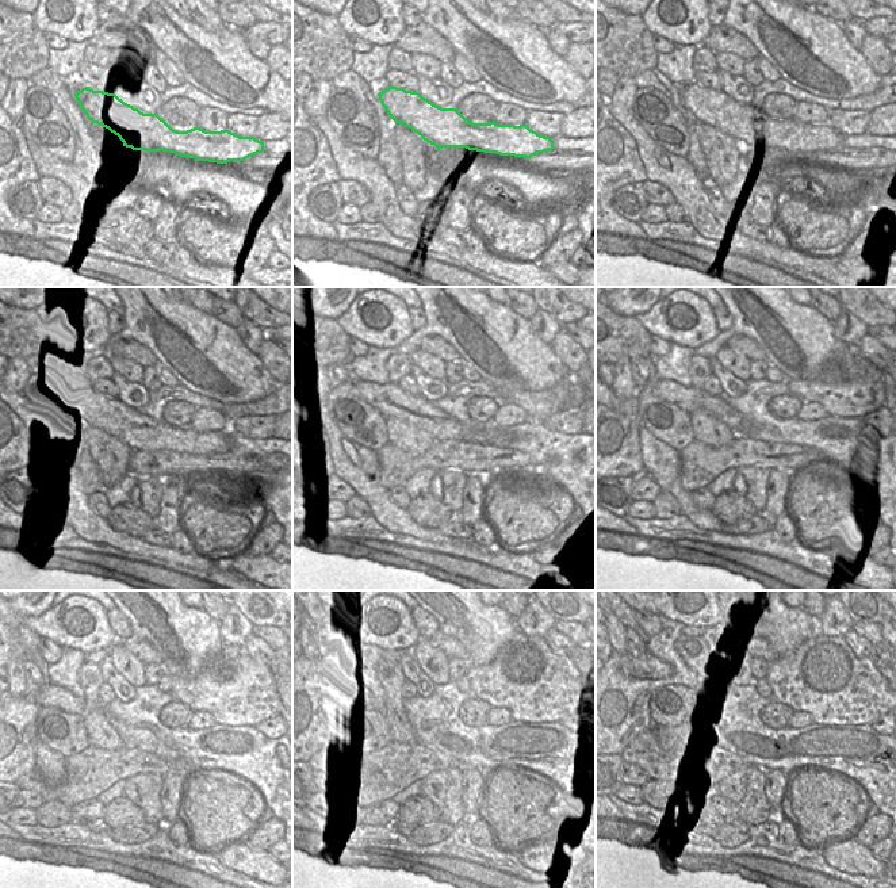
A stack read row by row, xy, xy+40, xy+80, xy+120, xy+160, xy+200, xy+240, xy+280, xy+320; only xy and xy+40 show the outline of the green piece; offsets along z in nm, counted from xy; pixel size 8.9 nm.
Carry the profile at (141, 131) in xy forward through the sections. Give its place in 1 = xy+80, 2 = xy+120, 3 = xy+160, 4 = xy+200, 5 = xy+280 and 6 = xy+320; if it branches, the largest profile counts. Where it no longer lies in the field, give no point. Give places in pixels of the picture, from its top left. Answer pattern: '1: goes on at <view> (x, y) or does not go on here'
1: goes on at xy+80 (750, 127)
2: goes on at xy+120 (140, 432)
3: goes on at xy+160 (391, 401)
4: goes on at xy+200 (688, 398)
5: goes on at xy+280 (334, 673)
6: goes on at xy+320 (631, 666)

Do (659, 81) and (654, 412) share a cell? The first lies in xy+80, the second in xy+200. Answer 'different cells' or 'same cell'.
different cells

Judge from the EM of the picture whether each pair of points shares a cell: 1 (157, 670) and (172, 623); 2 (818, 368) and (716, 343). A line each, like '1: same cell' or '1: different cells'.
1: different cells
2: same cell

